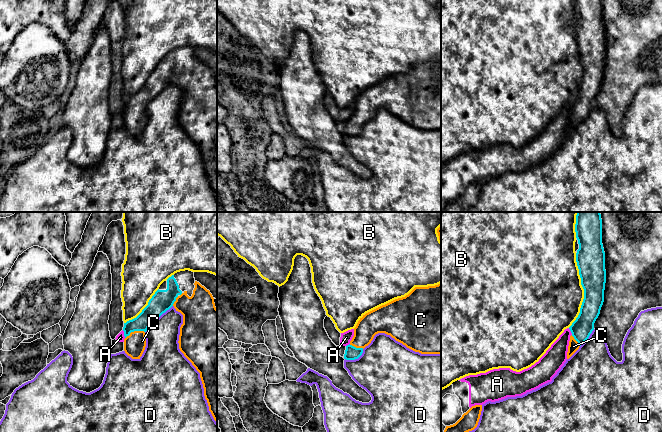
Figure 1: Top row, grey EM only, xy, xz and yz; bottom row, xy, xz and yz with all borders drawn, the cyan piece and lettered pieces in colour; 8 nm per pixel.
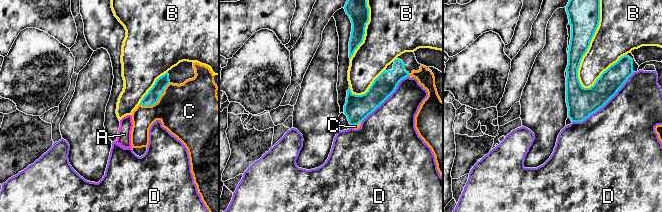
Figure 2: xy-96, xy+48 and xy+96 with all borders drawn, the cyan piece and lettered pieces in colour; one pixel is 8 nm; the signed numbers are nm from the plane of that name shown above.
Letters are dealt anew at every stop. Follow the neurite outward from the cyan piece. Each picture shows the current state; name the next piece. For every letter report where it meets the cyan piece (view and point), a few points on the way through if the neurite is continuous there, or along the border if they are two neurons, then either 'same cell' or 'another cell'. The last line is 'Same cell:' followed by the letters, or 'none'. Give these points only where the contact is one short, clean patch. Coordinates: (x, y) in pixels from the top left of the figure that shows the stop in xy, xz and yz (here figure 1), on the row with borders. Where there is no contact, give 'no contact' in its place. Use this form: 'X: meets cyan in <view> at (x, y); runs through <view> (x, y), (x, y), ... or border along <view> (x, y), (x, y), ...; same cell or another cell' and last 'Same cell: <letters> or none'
A: meets cyan in xy at (124, 334); border along xy (122, 330), (125, 337); another cell
B: meets cyan in yz at (584, 290); another cell
C: meets cyan in xy at (134, 330); same cell
D: meets cyan in xy at (157, 318); another cell
Same cell: C

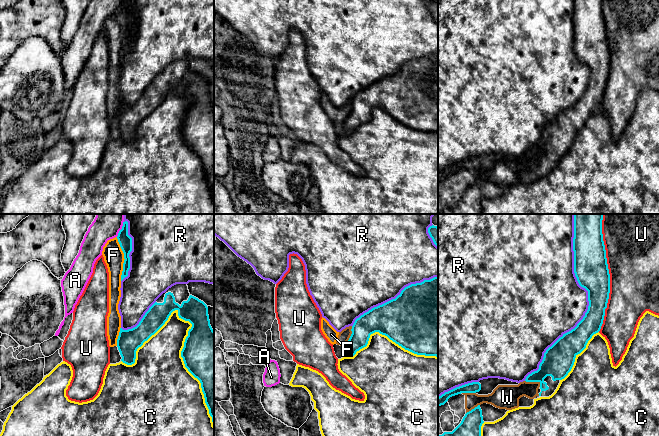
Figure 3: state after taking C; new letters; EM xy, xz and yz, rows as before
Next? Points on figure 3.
A: meets cyan in xy at (121, 229); another cell
C: meets cyan in xy at (185, 366); another cell
F: meets cyan in xy at (124, 258); another cell
R: meets cyan in yz at (588, 300); another cell
U: meets cyan in yz at (608, 273); another cell
W: meets cyan in xz at (350, 336); another cell
Same cell: none

